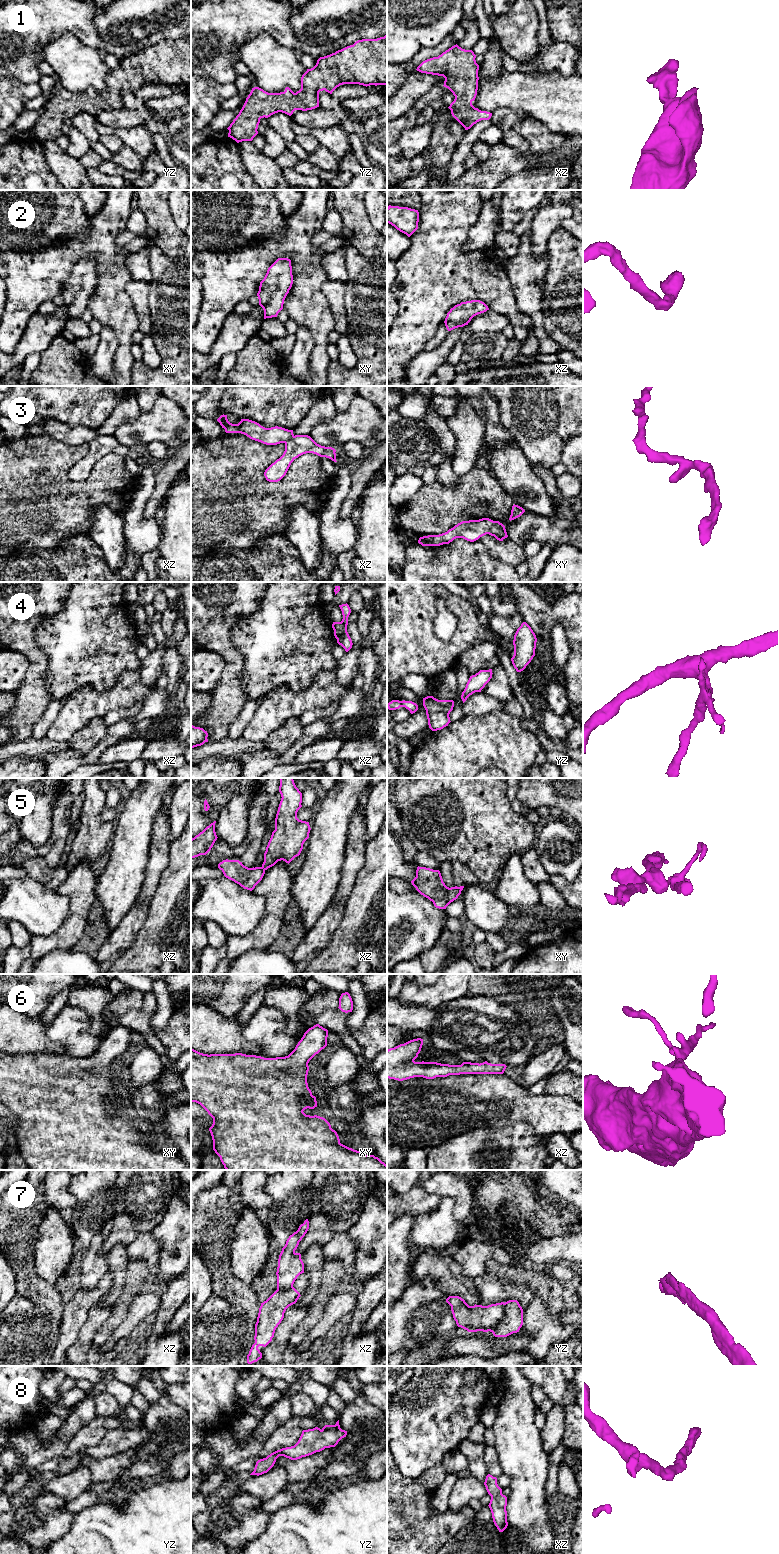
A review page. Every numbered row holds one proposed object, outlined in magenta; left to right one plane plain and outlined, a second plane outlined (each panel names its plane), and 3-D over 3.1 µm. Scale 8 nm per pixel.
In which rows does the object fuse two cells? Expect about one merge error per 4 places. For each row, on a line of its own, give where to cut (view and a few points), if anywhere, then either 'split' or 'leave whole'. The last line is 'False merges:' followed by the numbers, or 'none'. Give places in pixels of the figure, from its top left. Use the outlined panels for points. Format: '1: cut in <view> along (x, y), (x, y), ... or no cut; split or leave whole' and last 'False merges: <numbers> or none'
1: no cut; leave whole
2: no cut; leave whole
3: no cut; leave whole
4: cut in yz along (426, 710), (430, 712), (443, 711), (448, 714); split
5: cut in xz along (261, 867), (264, 870); split
6: no cut; leave whole
7: cut in yz along (506, 1302), (503, 1317), (491, 1331); split
8: no cut; leave whole
False merges: 4, 5, 7

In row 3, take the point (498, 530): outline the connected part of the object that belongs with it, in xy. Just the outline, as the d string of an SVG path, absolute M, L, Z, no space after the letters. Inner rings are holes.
M482 518L479 520L462 521L447 532L439 535L420 537L418 543L422 546L440 546L449 544L456 538L474 542L486 534L494 536L499 541L503 541L508 537L505 526L502 523L489 518Z

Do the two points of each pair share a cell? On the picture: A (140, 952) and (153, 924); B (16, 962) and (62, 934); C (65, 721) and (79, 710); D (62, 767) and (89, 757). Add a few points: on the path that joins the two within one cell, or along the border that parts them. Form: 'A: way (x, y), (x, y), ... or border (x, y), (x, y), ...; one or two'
A: way (147, 945), (153, 939), (153, 931); one
B: border (28, 945), (31, 956); two
C: way (68, 721), (76, 713); one
D: way (69, 760), (82, 759); one

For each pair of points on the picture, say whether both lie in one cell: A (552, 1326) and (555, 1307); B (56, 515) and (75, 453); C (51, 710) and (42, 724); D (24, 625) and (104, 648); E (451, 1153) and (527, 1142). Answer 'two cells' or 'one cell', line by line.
A: two cells
B: one cell
C: one cell
D: two cells
E: one cell

